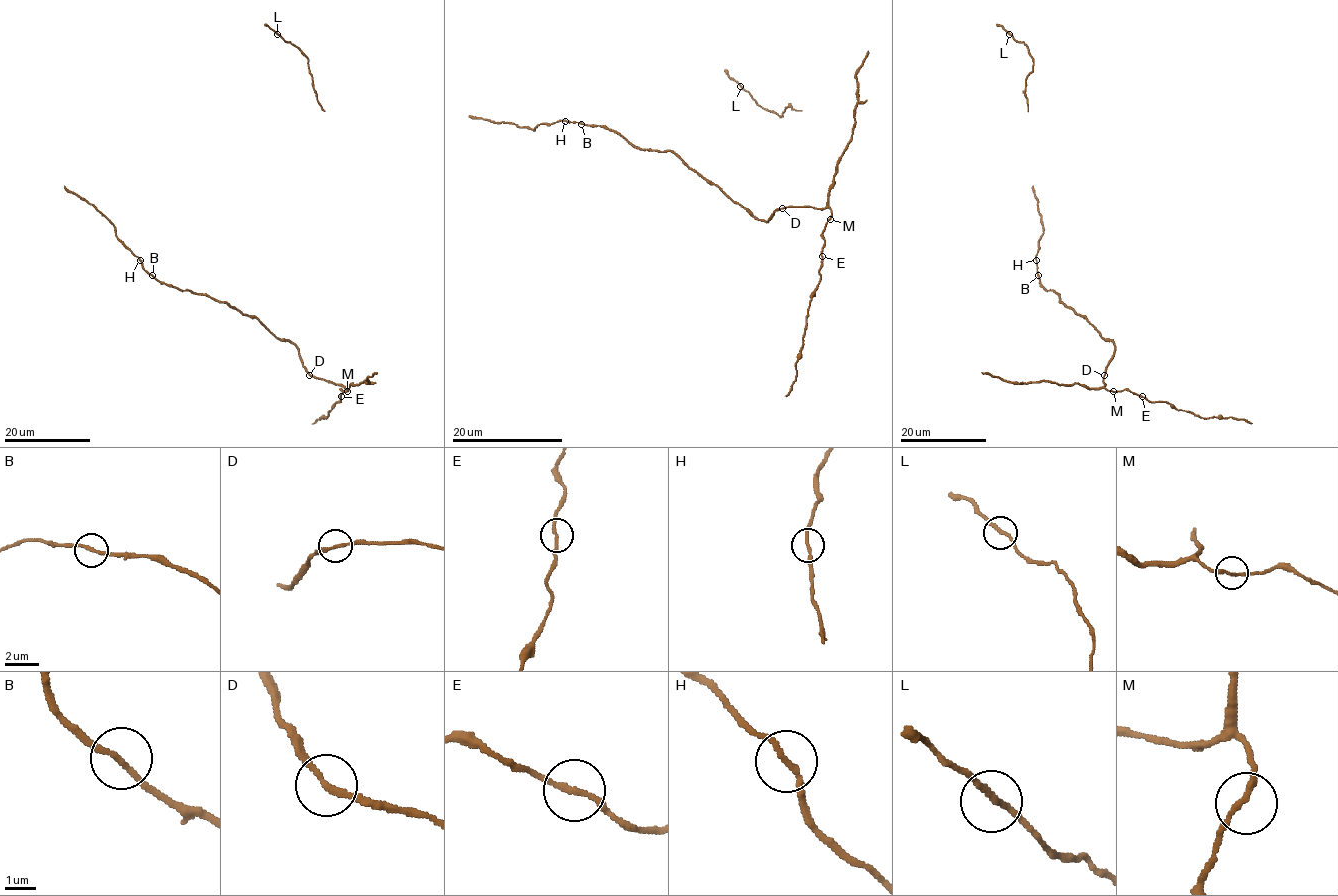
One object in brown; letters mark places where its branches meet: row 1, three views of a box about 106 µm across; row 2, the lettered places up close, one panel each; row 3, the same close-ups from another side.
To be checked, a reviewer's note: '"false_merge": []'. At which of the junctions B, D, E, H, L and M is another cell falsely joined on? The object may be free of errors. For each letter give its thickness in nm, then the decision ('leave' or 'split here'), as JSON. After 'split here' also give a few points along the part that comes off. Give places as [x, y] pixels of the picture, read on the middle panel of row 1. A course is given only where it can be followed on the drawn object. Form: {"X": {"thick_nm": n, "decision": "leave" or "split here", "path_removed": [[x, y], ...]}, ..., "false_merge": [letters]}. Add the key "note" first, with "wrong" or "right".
{"note": "right", "B": {"thick_nm": 180, "decision": "leave"}, "D": {"thick_nm": 180, "decision": "leave"}, "E": {"thick_nm": 180, "decision": "leave"}, "H": {"thick_nm": 180, "decision": "leave"}, "L": {"thick_nm": 180, "decision": "leave"}, "M": {"thick_nm": 180, "decision": "leave"}, "false_merge": []}

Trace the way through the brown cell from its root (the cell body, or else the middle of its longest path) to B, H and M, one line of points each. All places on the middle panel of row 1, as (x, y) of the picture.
B: (681, 158), (671, 151), (634, 147), (612, 131), (581, 124)
H: (681, 158), (671, 151), (634, 147), (617, 133), (598, 125), (565, 121)
M: (681, 158), (758, 219), (767, 220), (785, 207), (829, 208), (830, 219)

